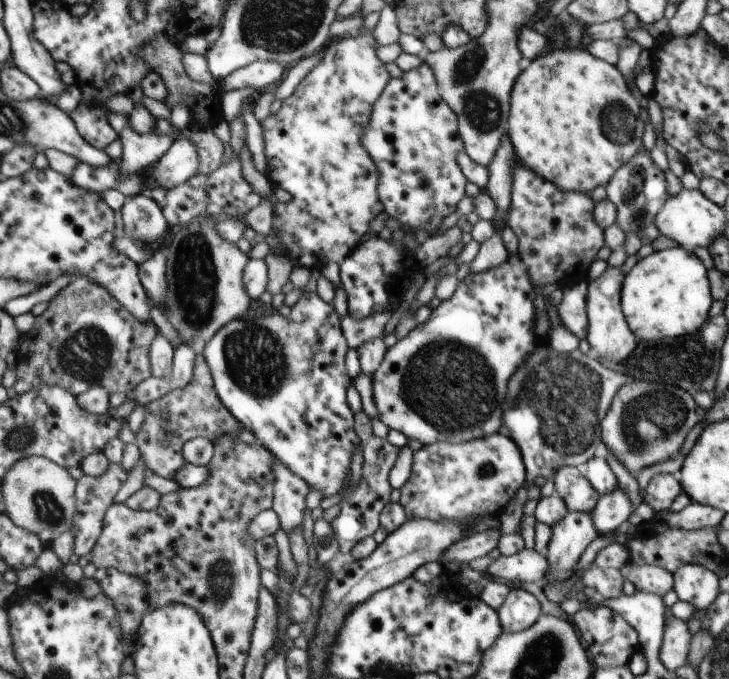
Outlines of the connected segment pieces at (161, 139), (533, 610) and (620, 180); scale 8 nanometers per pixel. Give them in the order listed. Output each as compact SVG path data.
M127 122L120 133L124 174L143 174L156 164L172 146L174 136L168 134L138 134Z
M515 586L497 613L502 630L515 633L530 628L540 618L542 610L540 602L534 595L521 589L520 586Z
M644 147L628 164L621 166L608 181L606 187L607 199L616 206L616 224L624 234L636 233L644 235L644 229L655 223L656 214L662 210L668 200L668 184L665 172L662 172L650 156L650 151Z

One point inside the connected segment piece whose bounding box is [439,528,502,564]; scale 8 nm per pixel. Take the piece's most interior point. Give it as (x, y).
(480, 544)

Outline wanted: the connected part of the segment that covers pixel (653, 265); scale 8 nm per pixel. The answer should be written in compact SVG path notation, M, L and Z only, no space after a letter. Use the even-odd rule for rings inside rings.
M680 246L654 251L639 260L625 275L621 288L622 312L638 341L678 338L696 332L709 319L712 302L704 264Z

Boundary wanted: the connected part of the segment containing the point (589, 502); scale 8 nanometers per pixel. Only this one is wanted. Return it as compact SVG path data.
M562 466L554 475L555 494L566 504L568 511L591 514L598 504L599 494L576 467Z

